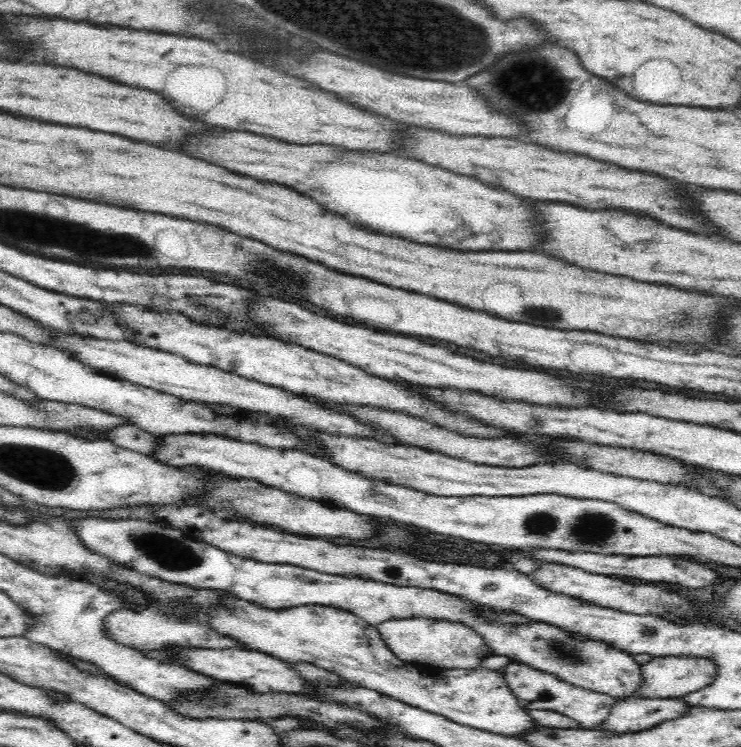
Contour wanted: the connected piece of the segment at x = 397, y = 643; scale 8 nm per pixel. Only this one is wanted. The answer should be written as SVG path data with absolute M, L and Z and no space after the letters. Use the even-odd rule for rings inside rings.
M418 616L418 618L392 618L375 627L384 645L401 661L427 665L432 671L476 669L481 666L484 659L494 655L486 641L463 622Z

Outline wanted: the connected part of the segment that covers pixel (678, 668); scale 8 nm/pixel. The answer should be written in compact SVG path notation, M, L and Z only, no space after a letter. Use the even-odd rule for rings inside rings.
M654 657L640 668L640 686L634 690L636 698L678 699L684 694L694 693L696 690L708 686L716 678L716 667L708 658L700 657Z

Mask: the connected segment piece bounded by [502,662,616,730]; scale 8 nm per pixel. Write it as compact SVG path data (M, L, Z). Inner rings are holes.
M512 662L502 672L506 684L510 687L512 694L515 694L520 707L525 710L553 710L565 714L578 722L580 729L596 729L596 726L600 726L600 722L608 718L608 712L616 702L616 699L608 697L607 694L574 686L560 680L554 674L536 670L527 664Z

